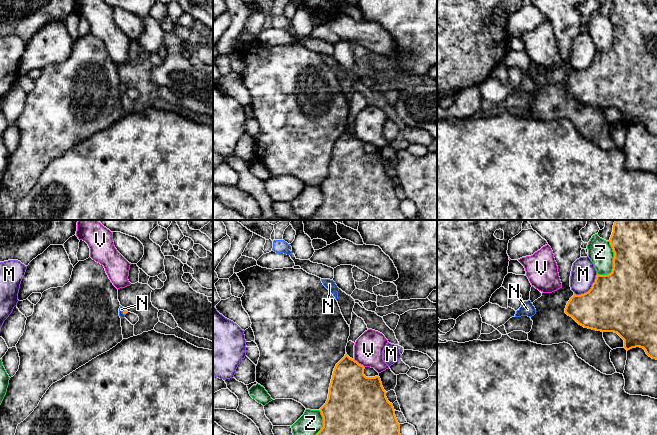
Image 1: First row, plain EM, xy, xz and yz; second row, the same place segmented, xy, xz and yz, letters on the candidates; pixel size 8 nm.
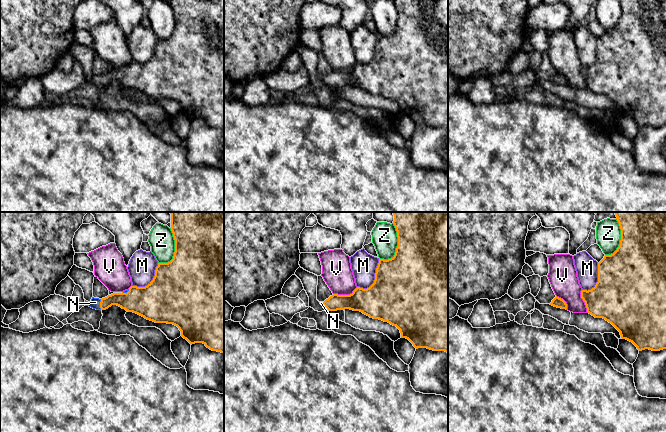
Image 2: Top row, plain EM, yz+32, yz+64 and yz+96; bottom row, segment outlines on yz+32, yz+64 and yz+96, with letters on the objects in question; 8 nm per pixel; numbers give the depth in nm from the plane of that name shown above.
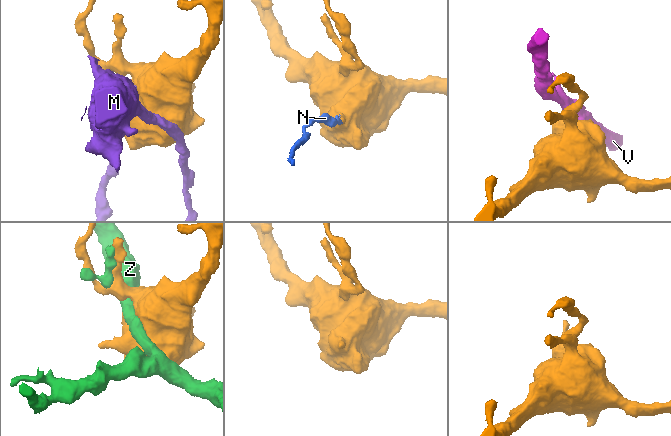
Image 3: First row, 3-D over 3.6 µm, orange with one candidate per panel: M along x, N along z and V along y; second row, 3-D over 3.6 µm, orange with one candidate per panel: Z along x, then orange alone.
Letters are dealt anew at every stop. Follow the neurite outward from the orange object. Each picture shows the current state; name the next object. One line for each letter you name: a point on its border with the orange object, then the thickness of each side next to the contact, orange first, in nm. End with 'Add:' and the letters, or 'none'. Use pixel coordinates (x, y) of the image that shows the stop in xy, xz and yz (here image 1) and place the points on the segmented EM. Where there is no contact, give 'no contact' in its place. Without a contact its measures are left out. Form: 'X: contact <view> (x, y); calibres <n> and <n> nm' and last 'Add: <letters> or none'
N: contact xy (123, 312); calibres 40 and 50 nm
Add: N

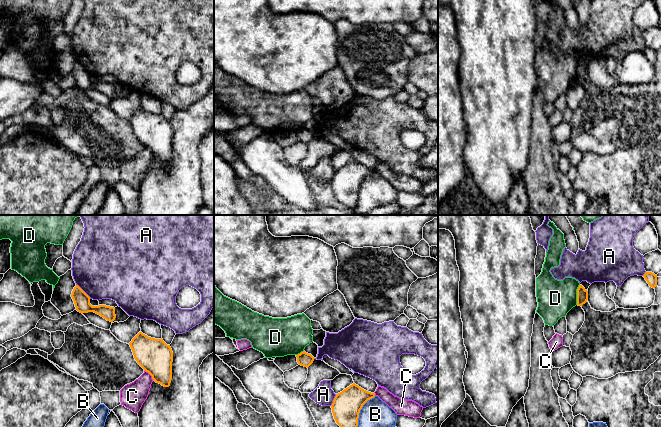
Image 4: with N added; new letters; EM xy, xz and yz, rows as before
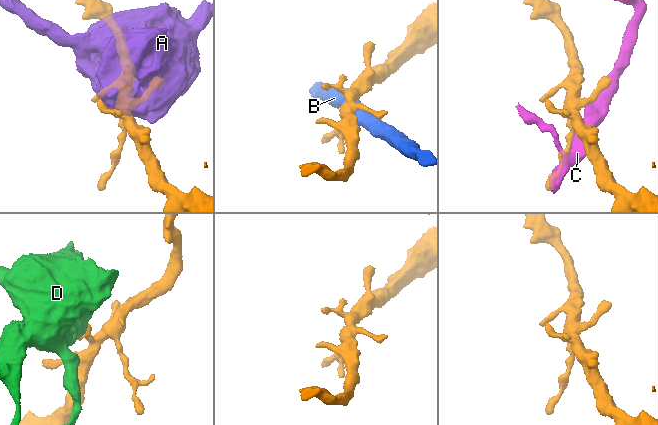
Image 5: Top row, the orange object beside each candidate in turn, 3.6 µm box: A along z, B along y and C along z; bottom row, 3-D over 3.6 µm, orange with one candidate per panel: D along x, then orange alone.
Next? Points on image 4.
Add: none

